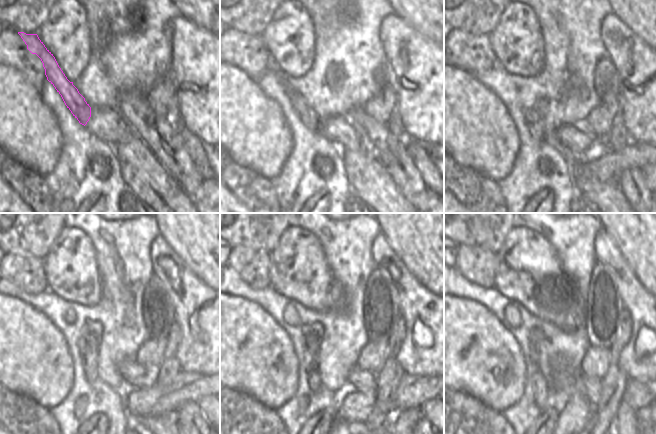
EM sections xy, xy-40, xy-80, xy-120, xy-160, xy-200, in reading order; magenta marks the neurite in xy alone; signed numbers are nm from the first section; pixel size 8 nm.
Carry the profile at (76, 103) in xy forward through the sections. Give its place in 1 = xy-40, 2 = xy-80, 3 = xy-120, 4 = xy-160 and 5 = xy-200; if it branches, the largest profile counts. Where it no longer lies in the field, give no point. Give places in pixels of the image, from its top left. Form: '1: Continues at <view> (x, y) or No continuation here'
1: Continues at xy-40 (307, 115)
2: Continues at xy-80 (534, 121)
3: Continues at xy-120 (87, 345)
4: Continues at xy-160 (312, 343)
5: Continues at xy-200 (542, 389)

